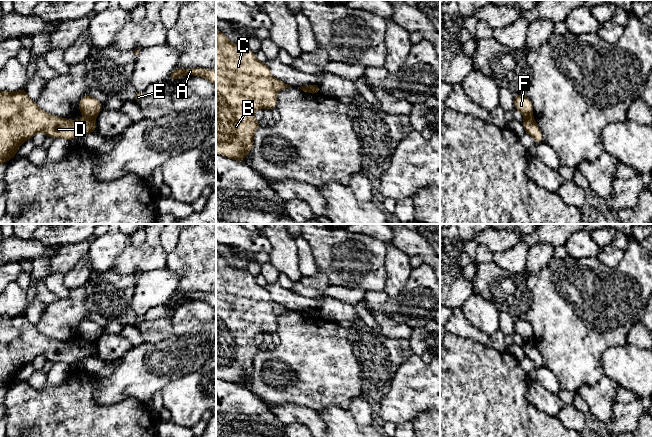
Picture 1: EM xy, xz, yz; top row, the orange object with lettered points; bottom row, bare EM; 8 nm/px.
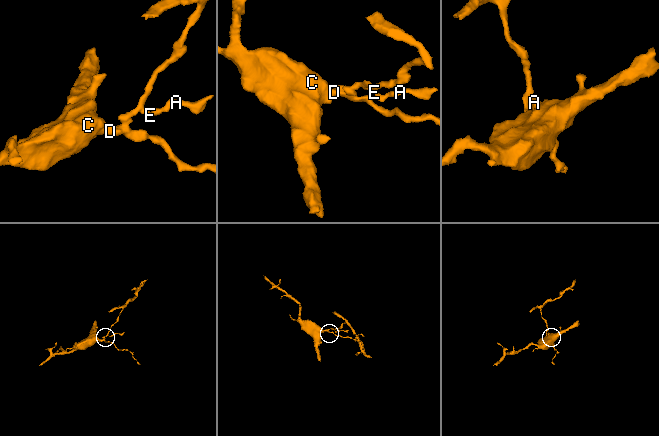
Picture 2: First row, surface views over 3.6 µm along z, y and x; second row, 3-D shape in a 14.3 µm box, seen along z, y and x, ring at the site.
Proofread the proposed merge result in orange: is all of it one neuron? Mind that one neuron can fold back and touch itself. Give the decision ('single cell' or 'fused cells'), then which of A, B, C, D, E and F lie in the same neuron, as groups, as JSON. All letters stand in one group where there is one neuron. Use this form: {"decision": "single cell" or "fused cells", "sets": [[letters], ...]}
{"decision": "fused cells", "sets": [["A", "E", "F"], ["B", "C", "D"]]}

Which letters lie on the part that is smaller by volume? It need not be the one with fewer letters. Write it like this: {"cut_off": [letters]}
{"cut_off": ["A", "E", "F"]}

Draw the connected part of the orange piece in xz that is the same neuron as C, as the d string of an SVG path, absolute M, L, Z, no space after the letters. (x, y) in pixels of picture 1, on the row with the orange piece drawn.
M216 29L216 153L225 156L229 159L241 161L244 162L245 156L247 153L251 152L253 149L253 138L255 132L260 127L259 122L255 119L254 113L258 109L274 109L276 108L277 104L277 98L276 94L285 89L285 88L291 88L292 86L282 82L279 79L274 78L271 75L271 70L267 66L266 63L263 63L256 59L255 53L252 52L249 48L243 45L238 45L232 43L225 35L224 33L220 32L218 29Z

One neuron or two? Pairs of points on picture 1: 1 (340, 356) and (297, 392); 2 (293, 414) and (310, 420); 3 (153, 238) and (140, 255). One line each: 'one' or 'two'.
1: one
2: one
3: one

